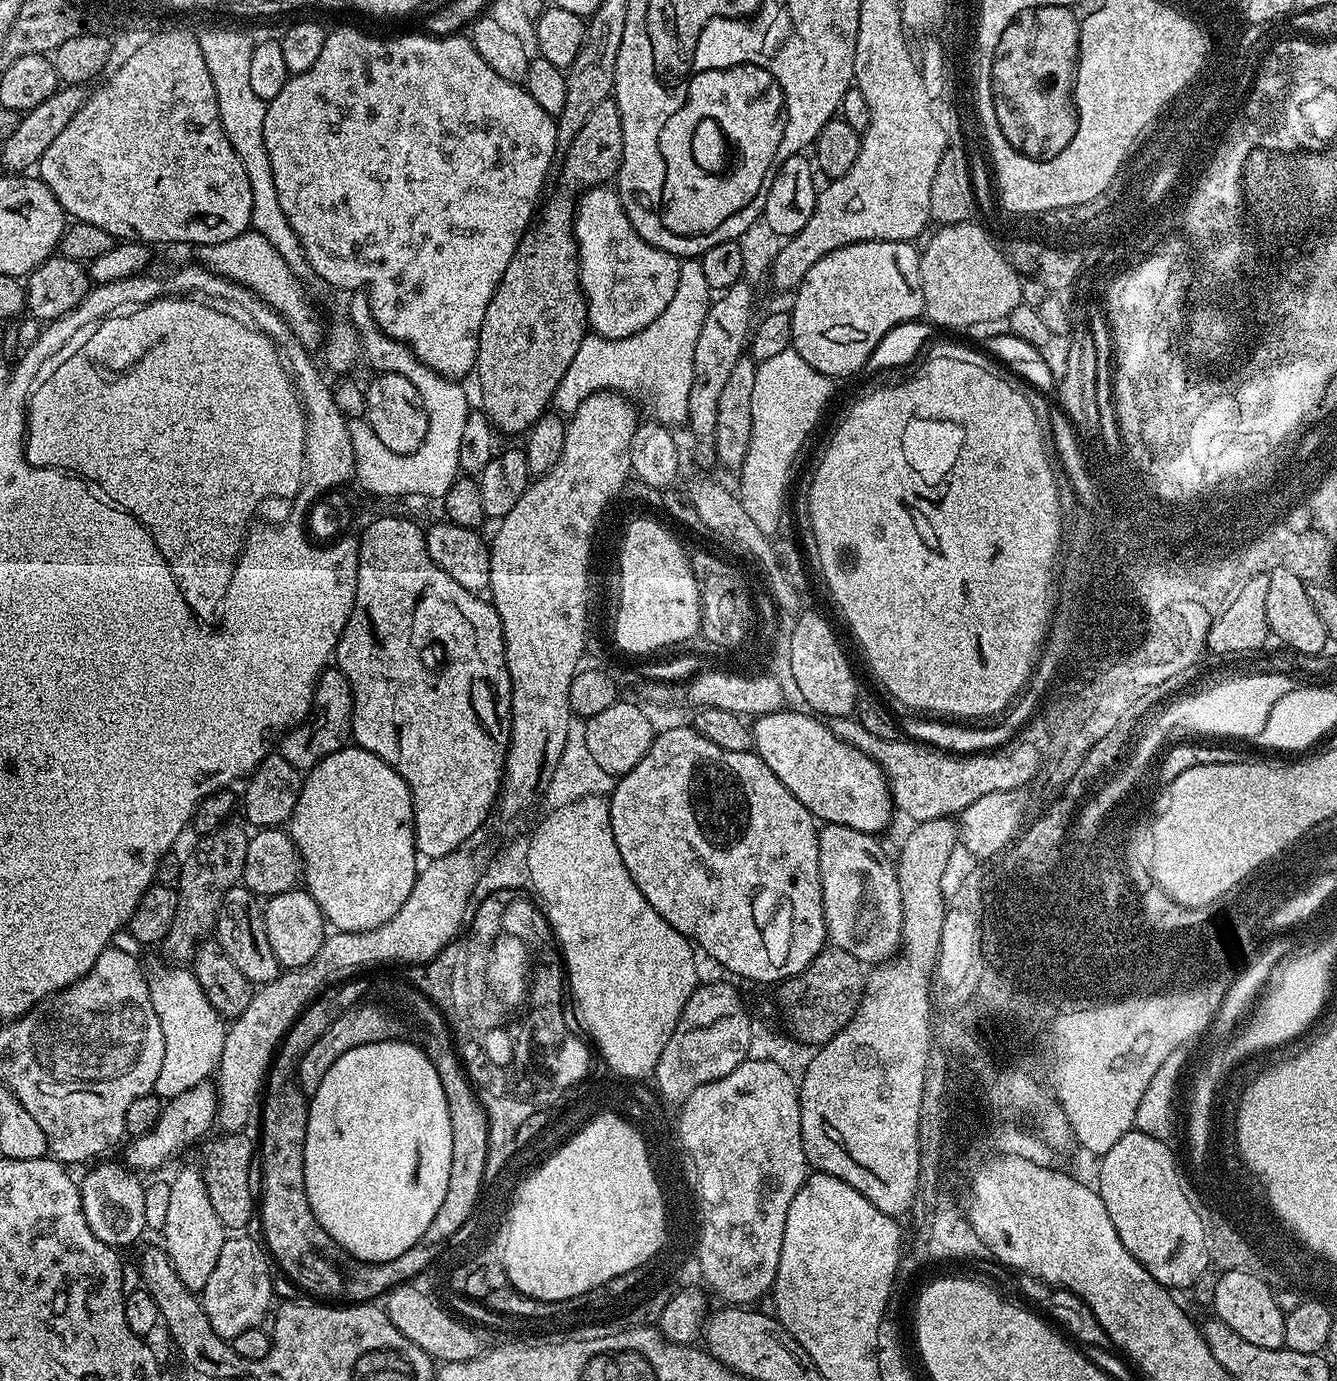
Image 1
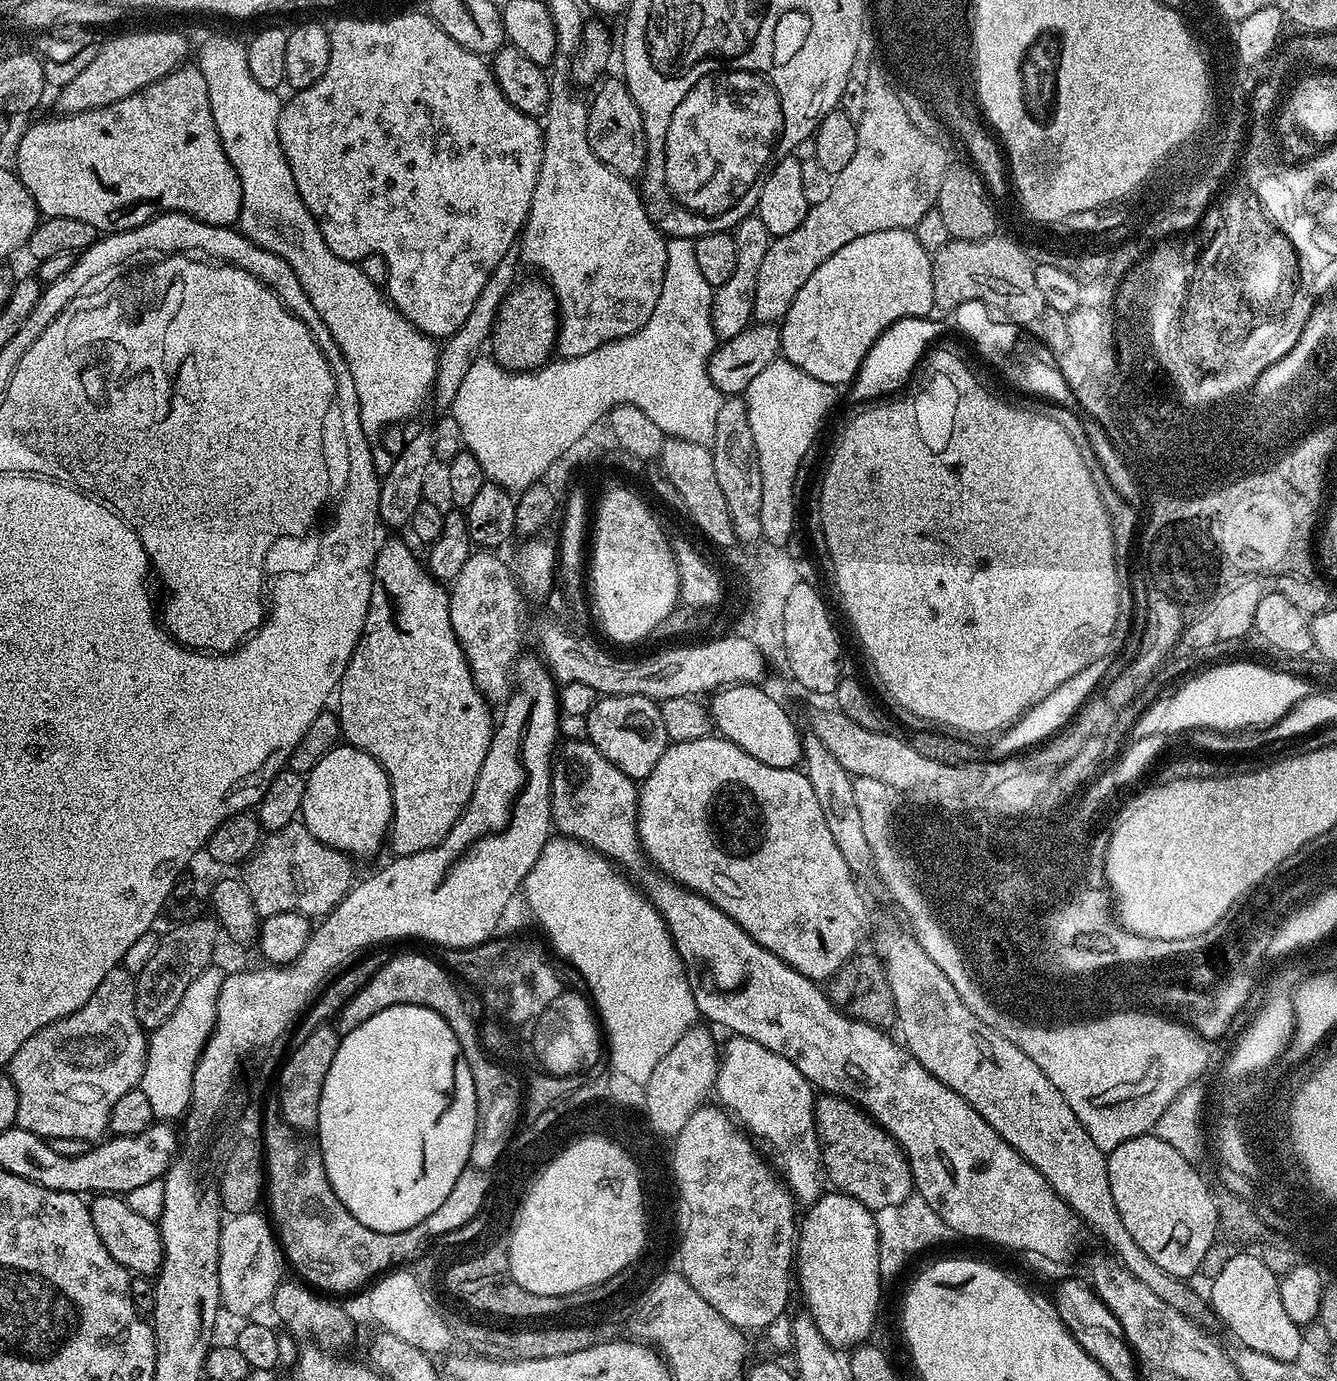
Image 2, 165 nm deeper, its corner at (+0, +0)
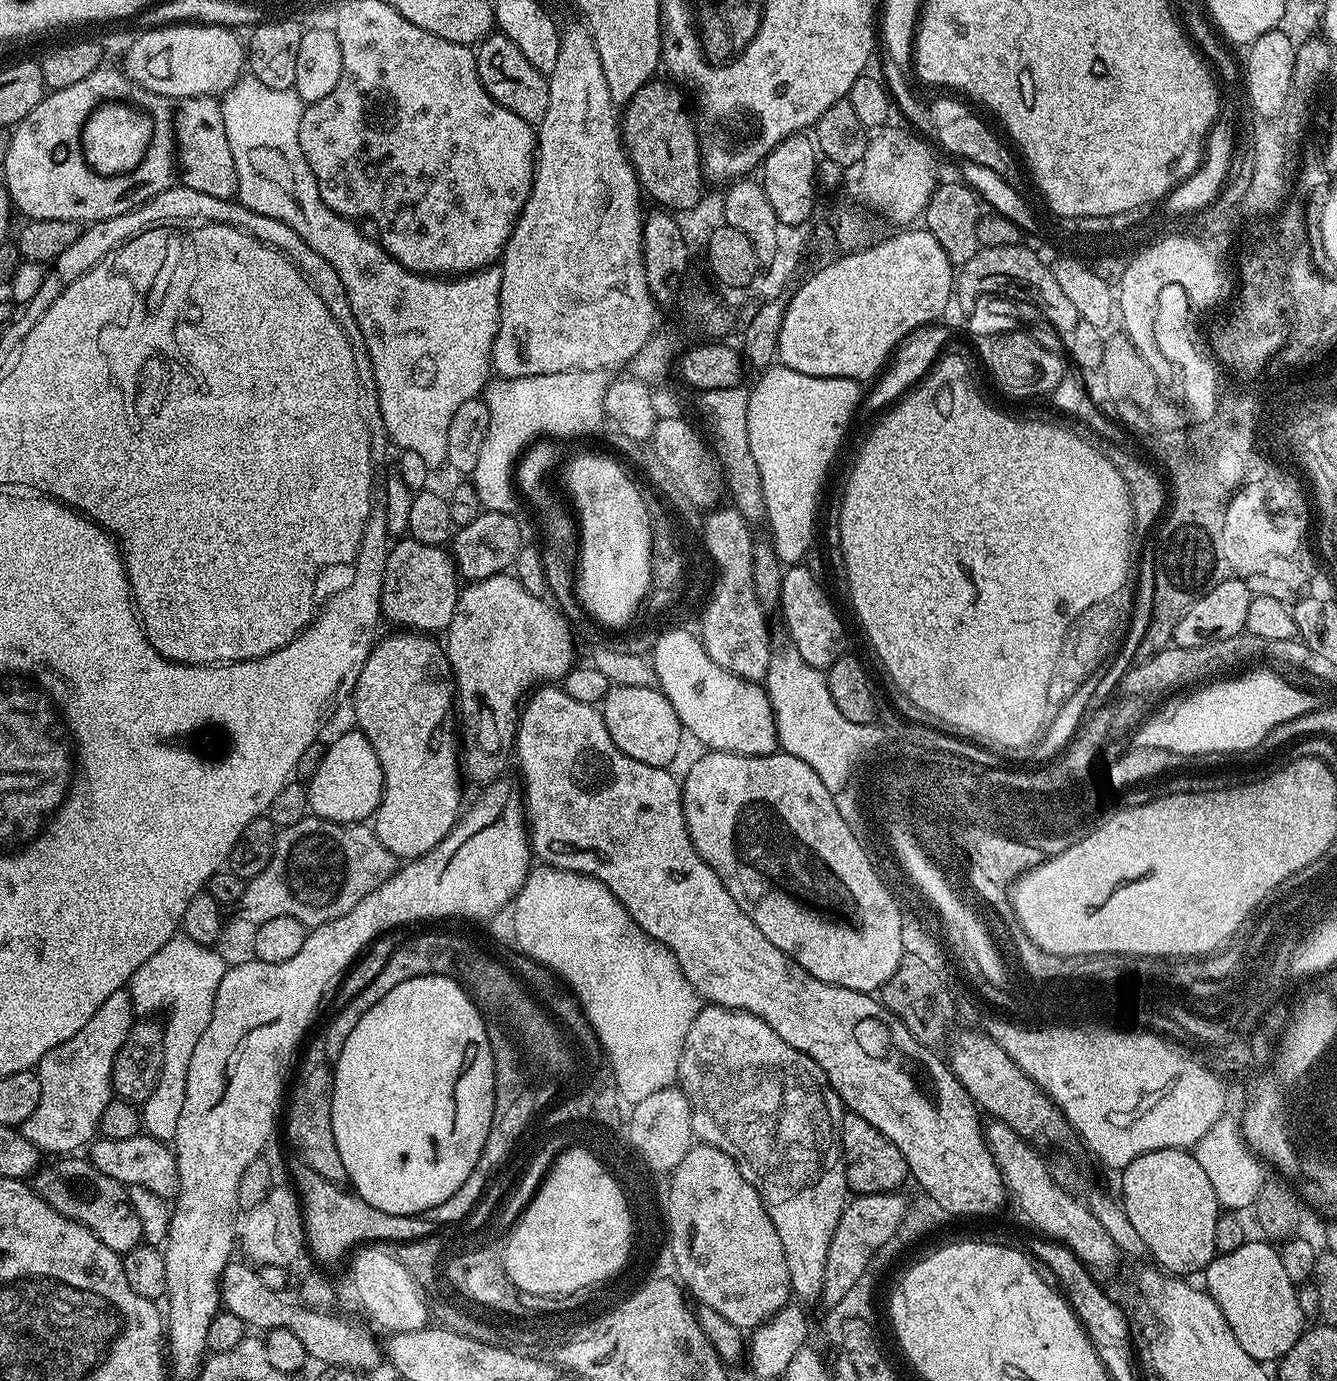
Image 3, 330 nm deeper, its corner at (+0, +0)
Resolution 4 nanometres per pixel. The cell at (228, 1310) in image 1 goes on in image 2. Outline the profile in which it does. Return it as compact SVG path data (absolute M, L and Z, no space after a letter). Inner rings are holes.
M259 1211L228 1216L220 1225L220 1241L218 1242L218 1286L220 1302L225 1309L232 1312L252 1312L269 1303L276 1287L285 1279L286 1261L277 1241L275 1231L267 1215L260 1216Z

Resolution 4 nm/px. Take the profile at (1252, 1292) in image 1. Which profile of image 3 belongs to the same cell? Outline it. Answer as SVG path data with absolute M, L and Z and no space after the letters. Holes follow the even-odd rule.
M1245 1239L1238 1250L1221 1252L1202 1273L1203 1287L1218 1302L1234 1338L1250 1358L1279 1361L1306 1330L1304 1308L1296 1297L1297 1285L1286 1275L1279 1251L1267 1239Z

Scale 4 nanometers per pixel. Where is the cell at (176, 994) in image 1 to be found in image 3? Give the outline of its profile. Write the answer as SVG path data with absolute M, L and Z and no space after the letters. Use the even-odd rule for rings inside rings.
M177 934L154 954L133 974L126 991L132 998L133 1009L140 1014L156 1014L159 1008L168 1008L168 1021L163 1021L164 1029L164 1065L161 1066L160 1080L147 1101L142 1104L142 1128L147 1135L165 1142L175 1141L178 1130L178 1114L186 1102L186 1074L190 1070L190 1057L198 1038L202 1038L206 1026L210 1026L210 1014L214 1014L214 998L218 994L218 982L228 973L230 965L220 956L215 947L199 944L185 934Z

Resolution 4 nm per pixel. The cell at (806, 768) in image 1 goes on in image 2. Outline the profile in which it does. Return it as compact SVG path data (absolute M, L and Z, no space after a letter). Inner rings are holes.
M734 684L731 688L722 688L711 697L710 715L719 735L725 740L734 742L746 754L758 758L758 762L766 762L771 768L794 768L802 760L802 732L796 729L794 721L788 717L788 712L768 692L763 692L760 684Z

